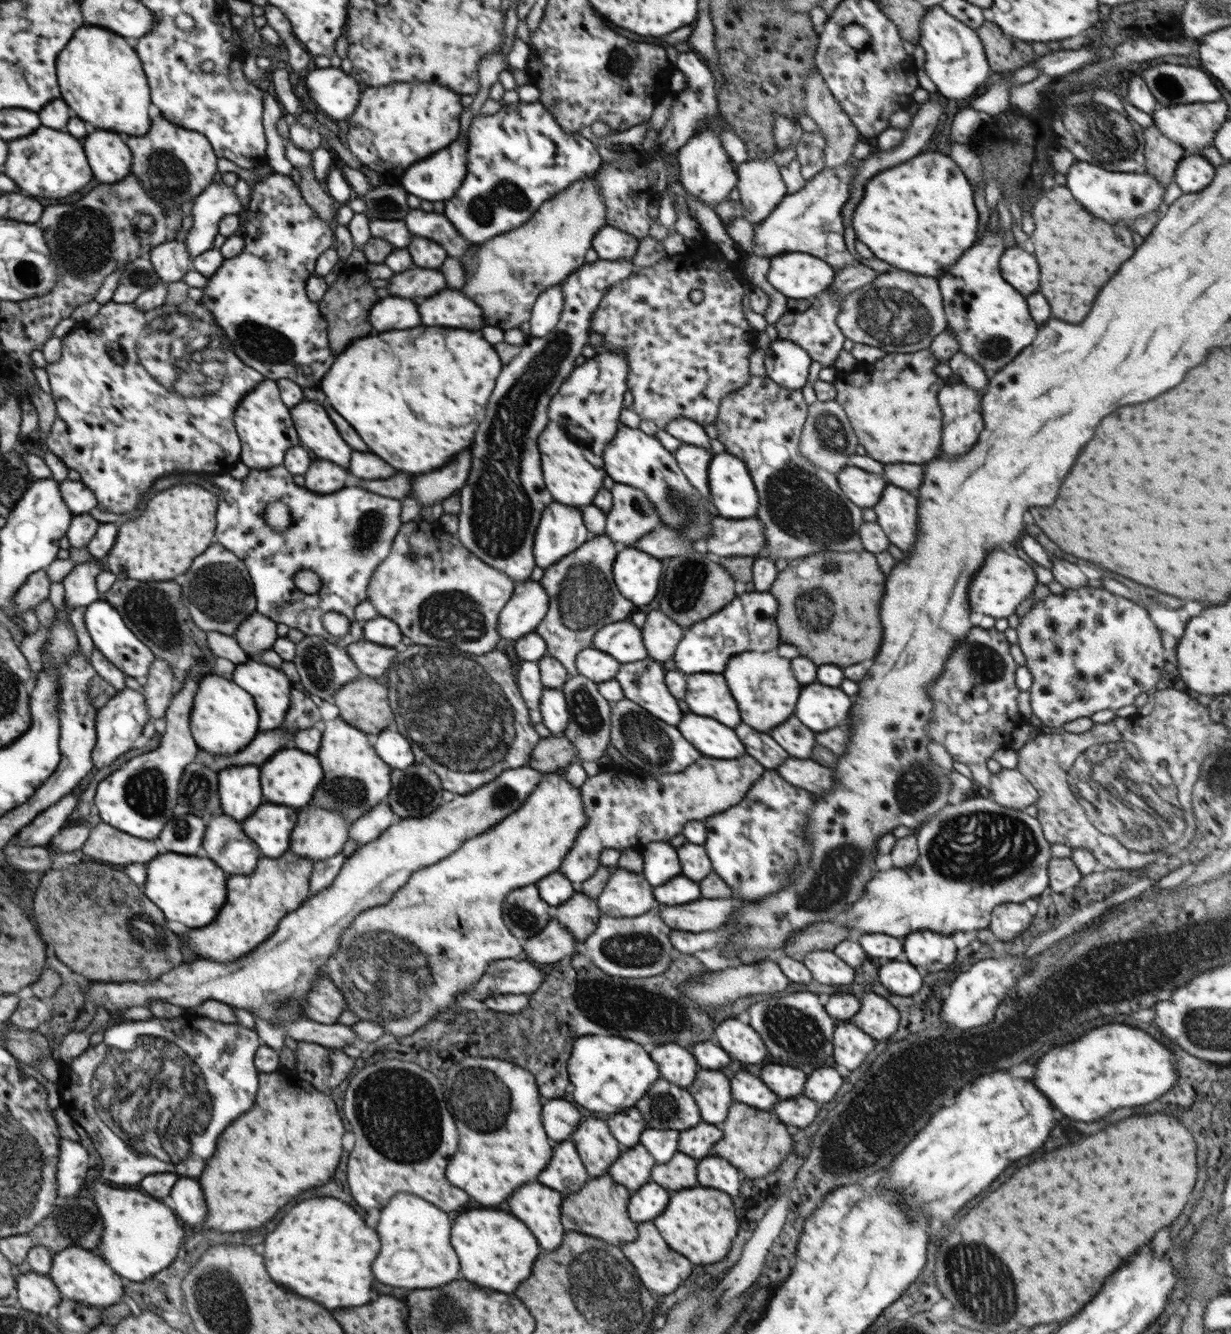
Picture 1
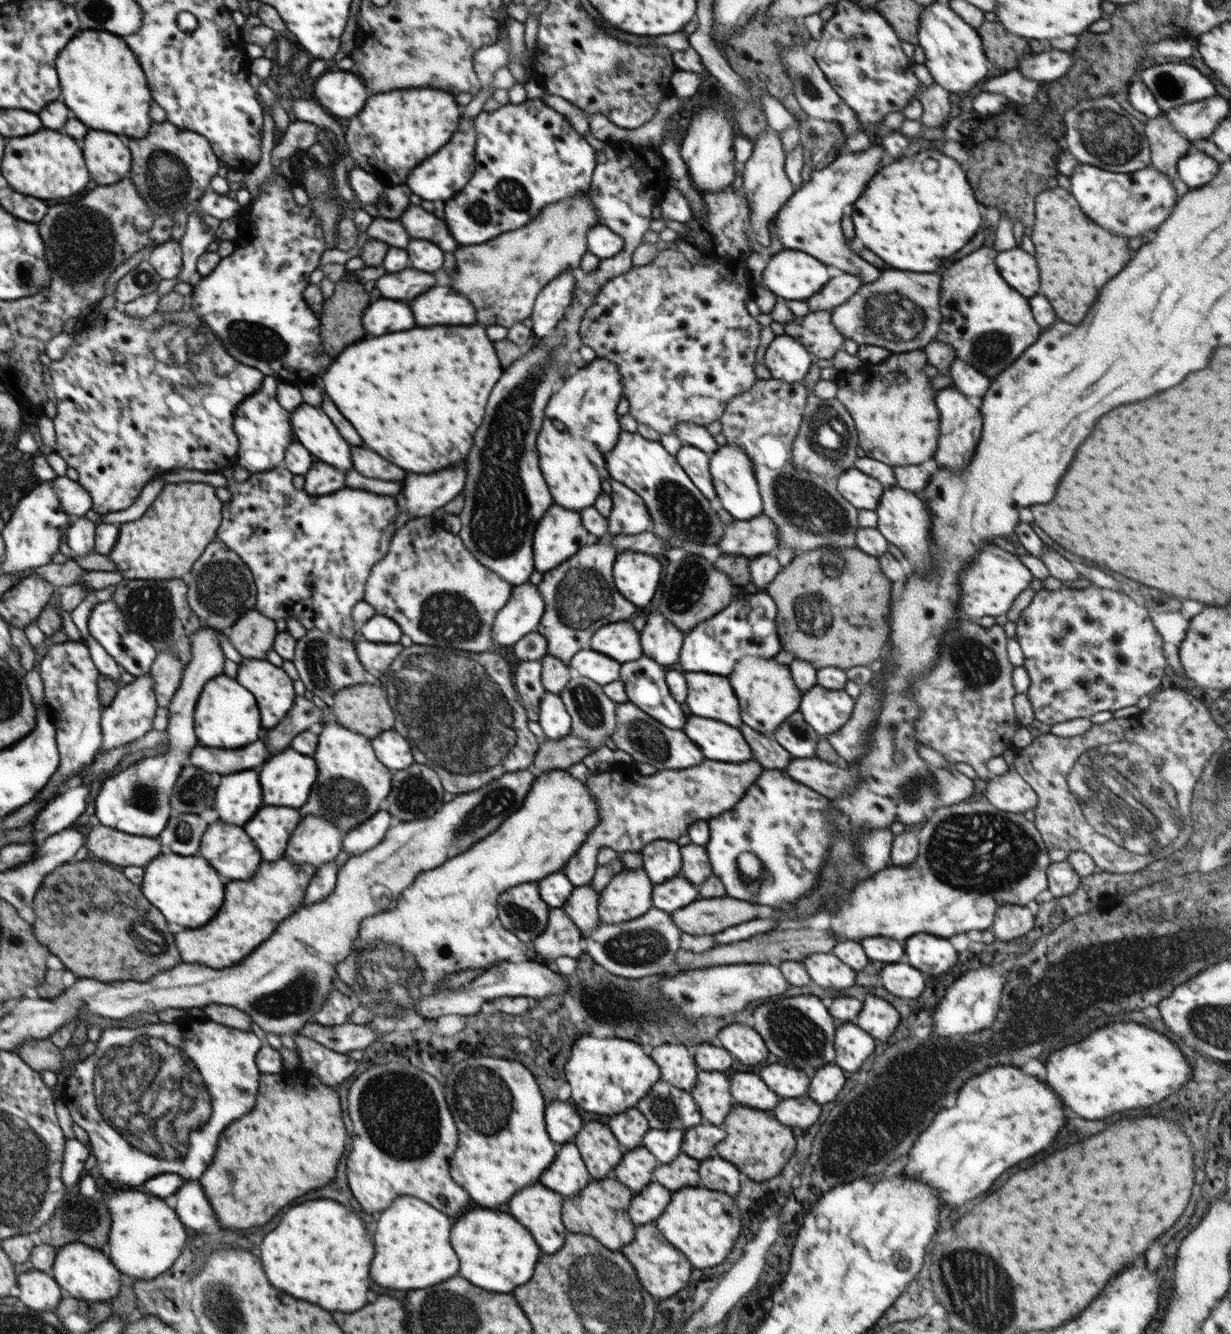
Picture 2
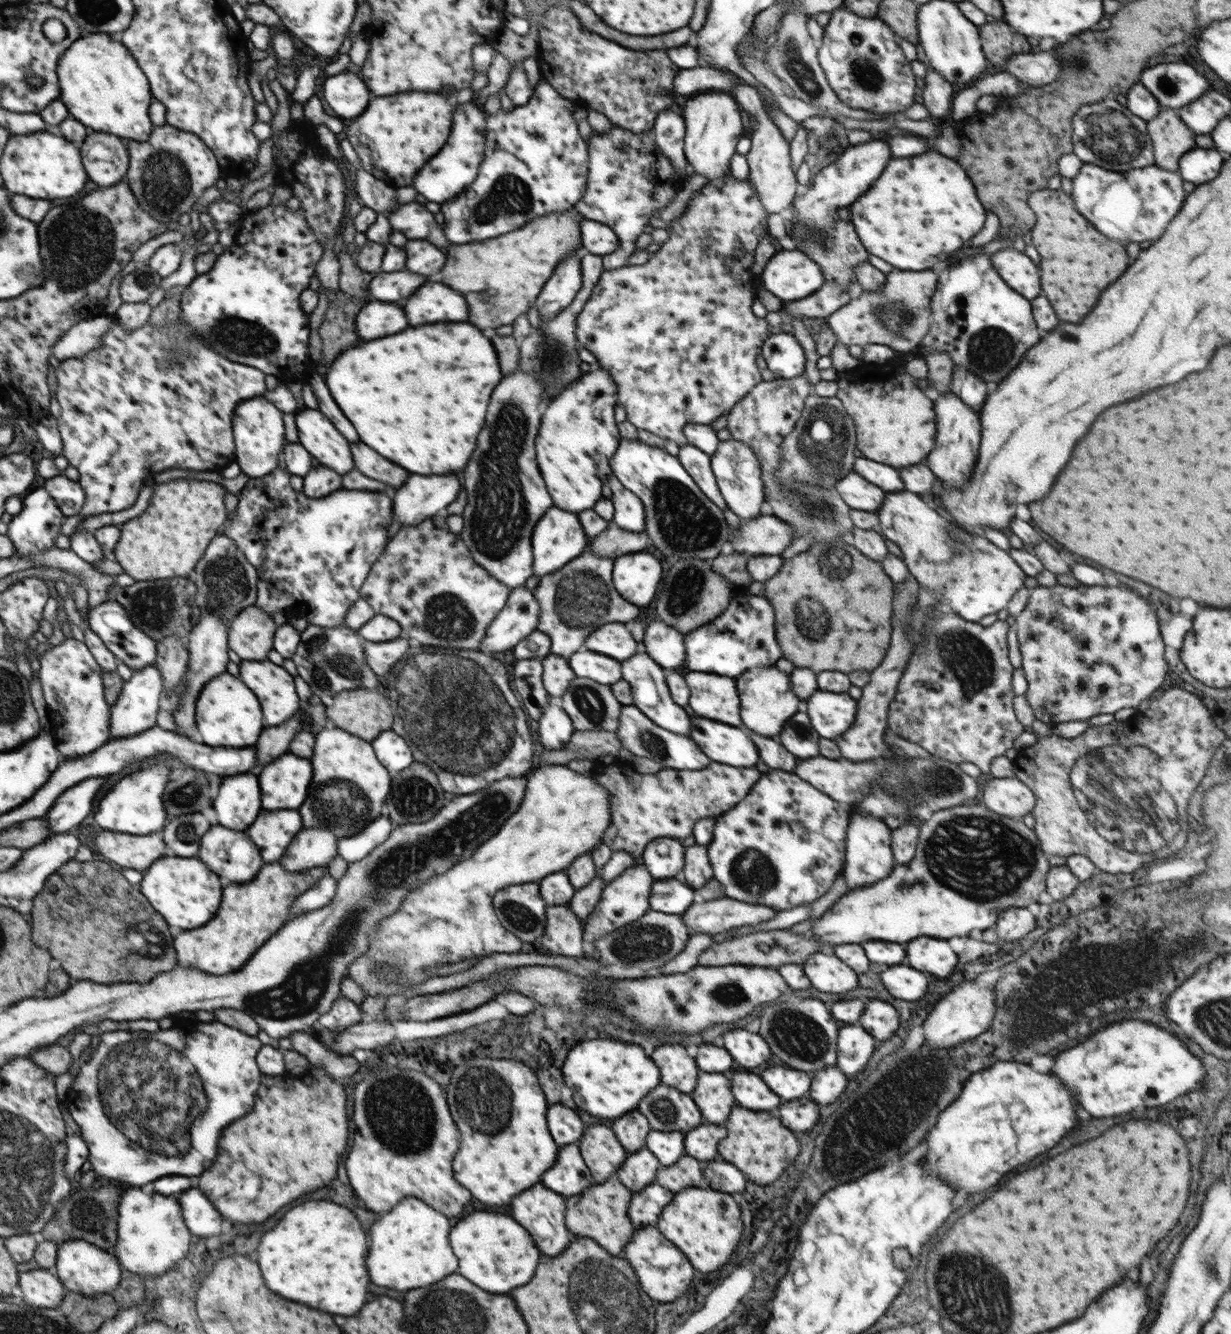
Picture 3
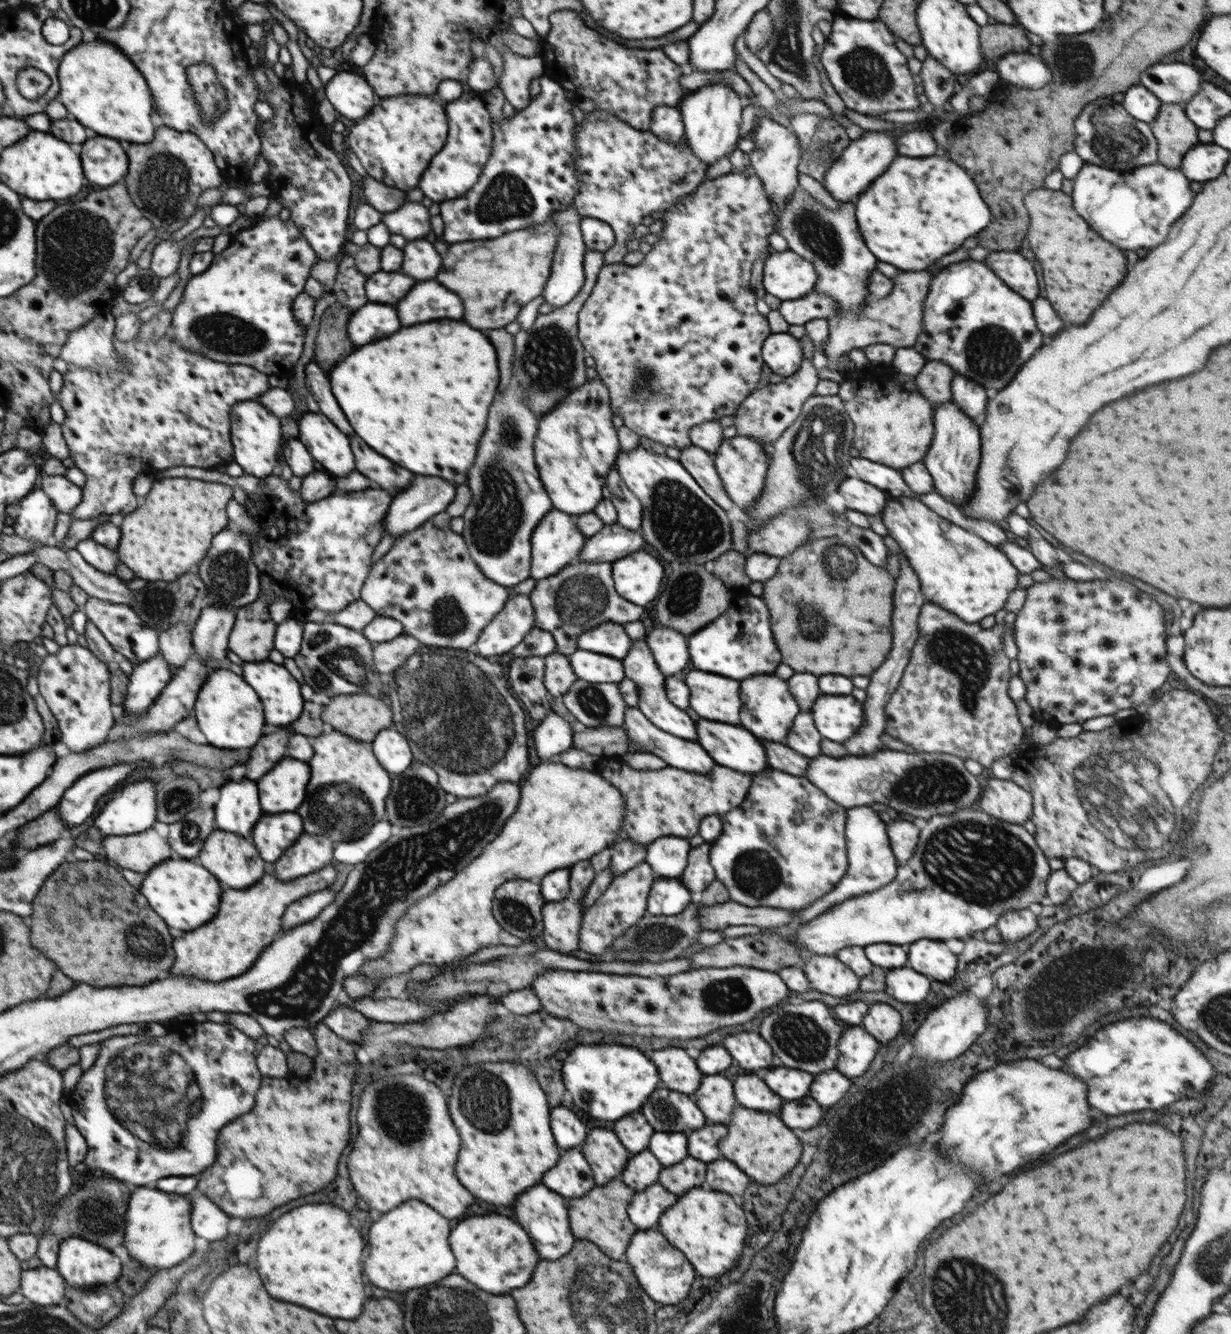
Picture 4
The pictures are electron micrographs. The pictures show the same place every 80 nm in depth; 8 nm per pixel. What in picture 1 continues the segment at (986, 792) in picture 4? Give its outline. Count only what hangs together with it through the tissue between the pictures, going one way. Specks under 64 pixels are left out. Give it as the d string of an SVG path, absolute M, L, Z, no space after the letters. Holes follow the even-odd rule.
M1016 769L993 773L989 786L990 798L1000 806L1025 810L1038 800L1039 794L1030 781Z

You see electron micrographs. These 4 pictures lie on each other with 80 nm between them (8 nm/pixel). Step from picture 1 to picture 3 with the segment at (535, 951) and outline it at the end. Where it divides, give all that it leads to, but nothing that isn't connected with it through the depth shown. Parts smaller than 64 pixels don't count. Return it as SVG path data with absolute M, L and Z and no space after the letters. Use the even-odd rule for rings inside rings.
M571 905L561 909L546 908L547 923L542 936L542 951L562 956L583 956L583 926L573 913Z

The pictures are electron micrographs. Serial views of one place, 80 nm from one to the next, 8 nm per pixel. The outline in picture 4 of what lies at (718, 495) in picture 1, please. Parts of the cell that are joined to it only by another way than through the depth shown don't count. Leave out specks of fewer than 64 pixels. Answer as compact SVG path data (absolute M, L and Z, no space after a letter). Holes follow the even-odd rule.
M736 435L732 438L724 438L718 451L712 454L714 466L721 476L726 492L732 502L746 514L753 507L764 488L764 481L769 468L764 448L765 446L756 437Z

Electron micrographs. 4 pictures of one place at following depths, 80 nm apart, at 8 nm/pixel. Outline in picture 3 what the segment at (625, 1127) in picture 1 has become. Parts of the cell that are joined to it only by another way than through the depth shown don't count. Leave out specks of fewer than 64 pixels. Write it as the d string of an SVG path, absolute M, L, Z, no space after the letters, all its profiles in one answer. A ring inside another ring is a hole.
M634 1110L634 1112L628 1112L622 1118L614 1120L611 1129L614 1130L617 1139L628 1154L630 1154L646 1146L650 1125L640 1112Z

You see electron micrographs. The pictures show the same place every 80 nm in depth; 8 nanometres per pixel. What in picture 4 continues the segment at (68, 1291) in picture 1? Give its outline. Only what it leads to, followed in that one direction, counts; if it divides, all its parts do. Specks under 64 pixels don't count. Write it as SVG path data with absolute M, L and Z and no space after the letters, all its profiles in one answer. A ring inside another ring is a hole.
M74 1236L59 1244L56 1269L72 1287L85 1292L110 1284L121 1275L120 1258L111 1249Z

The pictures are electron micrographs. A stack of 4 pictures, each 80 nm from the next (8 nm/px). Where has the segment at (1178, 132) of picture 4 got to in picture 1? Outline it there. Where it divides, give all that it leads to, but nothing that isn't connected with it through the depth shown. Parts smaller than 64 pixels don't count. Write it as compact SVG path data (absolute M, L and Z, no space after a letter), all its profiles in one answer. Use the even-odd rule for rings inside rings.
M1154 122L1144 129L1144 133L1146 173L1150 173L1164 188L1166 188L1170 182L1173 182L1176 167L1183 159L1185 150L1180 145L1177 145L1176 142L1171 141L1164 133L1161 133Z

